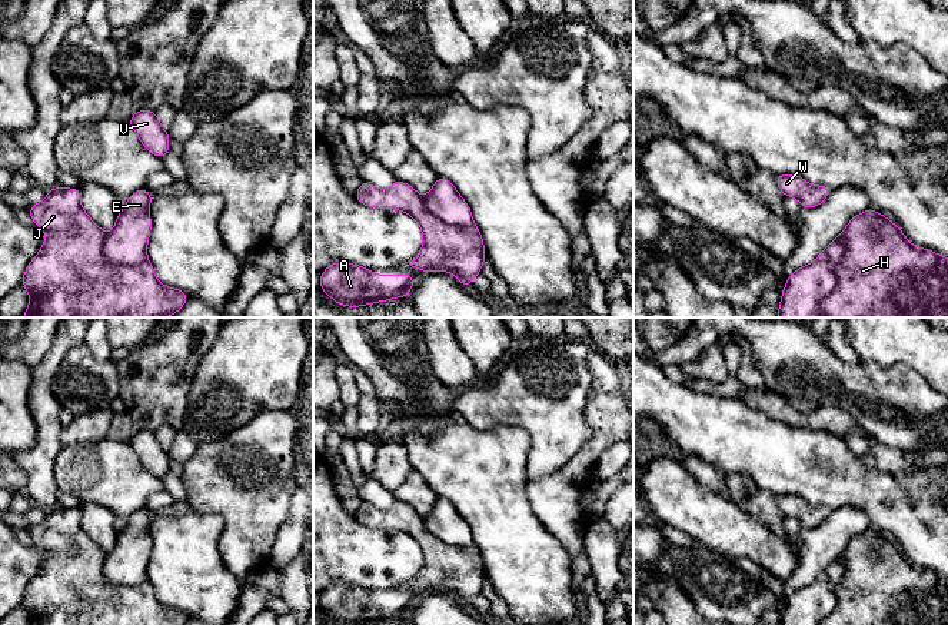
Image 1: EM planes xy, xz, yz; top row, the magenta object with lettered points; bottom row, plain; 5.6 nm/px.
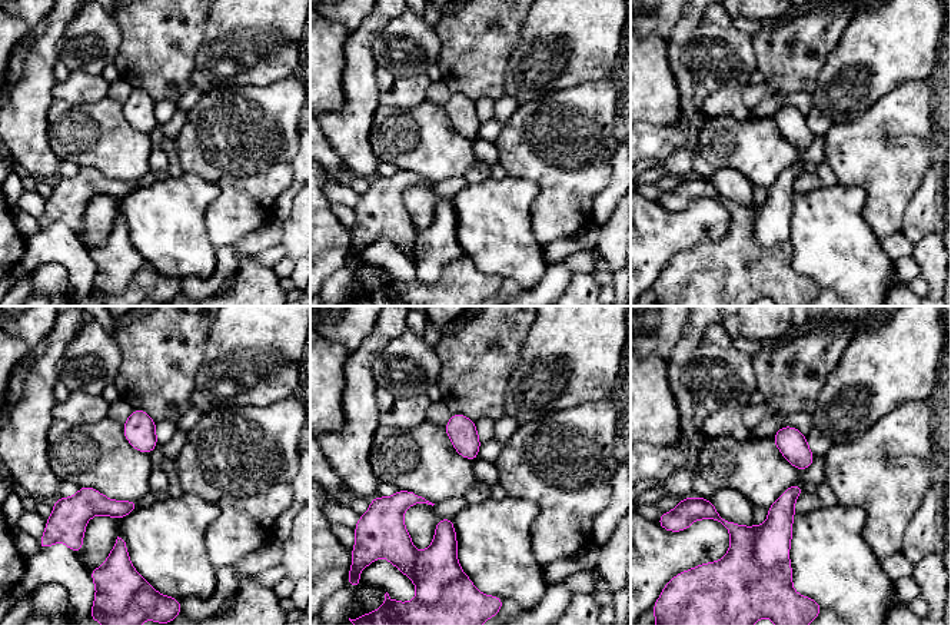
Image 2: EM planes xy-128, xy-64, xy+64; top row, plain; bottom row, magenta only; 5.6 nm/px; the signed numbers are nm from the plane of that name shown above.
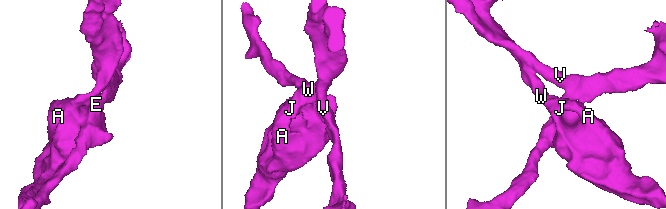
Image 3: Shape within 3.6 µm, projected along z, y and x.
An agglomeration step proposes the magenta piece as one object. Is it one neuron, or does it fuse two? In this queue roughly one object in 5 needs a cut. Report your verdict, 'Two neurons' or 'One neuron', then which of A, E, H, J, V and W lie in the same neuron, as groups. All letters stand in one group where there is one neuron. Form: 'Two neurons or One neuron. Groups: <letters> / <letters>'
Two neurons. Groups: A H J W / E V

